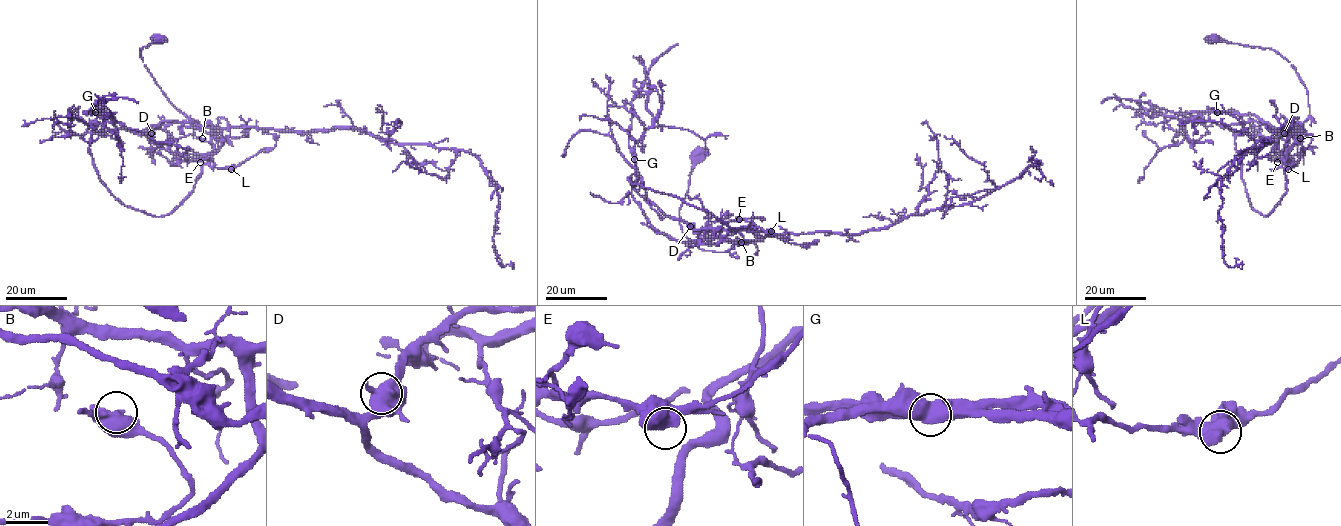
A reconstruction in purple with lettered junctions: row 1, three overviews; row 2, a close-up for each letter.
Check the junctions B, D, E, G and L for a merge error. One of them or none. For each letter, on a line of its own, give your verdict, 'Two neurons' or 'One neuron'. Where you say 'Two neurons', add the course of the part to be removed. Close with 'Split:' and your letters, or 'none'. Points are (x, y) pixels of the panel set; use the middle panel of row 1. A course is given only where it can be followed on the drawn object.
B: One neuron
D: One neuron
E: One neuron
G: Two neurons. Course of the part to remove: (634, 160), (646, 197), (666, 216), (683, 220), (697, 230), (719, 235), (751, 230), (786, 239), (780, 235)
L: One neuron
Split: G

